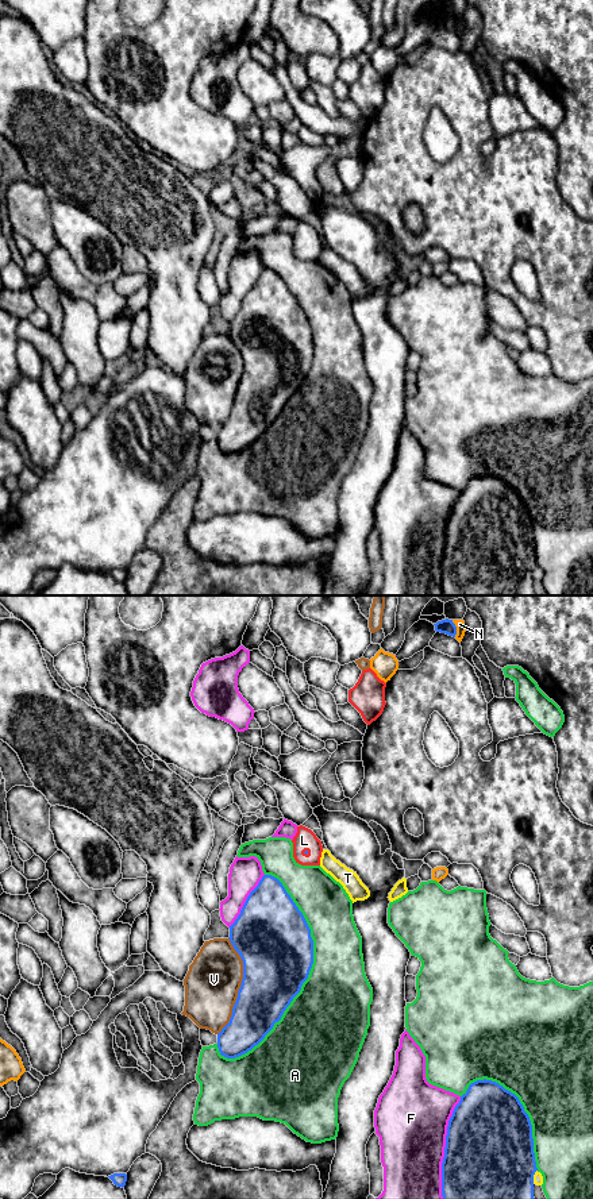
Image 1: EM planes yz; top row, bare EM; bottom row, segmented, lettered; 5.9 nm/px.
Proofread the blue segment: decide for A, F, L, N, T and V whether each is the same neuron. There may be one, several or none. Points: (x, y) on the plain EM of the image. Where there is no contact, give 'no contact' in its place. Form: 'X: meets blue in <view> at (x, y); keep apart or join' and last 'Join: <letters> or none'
A: meets blue in yz at (310, 365); keep apart
F: meets blue in yz at (445, 543); keep apart
L: meets blue in yz at (305, 246); join
N: meets blue in yz at (455, 23); keep apart
T: meets blue in yz at (532, 571); keep apart
V: meets blue in yz at (241, 381); keep apart
Join: L

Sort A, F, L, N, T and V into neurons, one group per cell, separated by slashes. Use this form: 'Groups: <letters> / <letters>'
Groups: A / F / L / N / T / V

